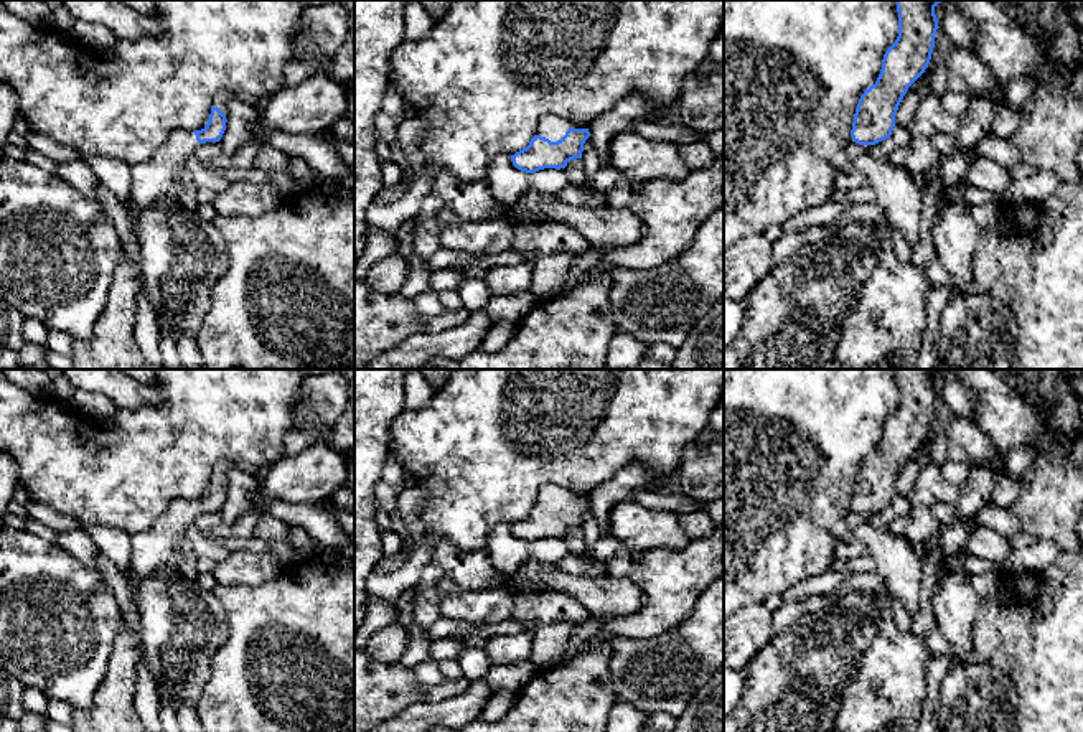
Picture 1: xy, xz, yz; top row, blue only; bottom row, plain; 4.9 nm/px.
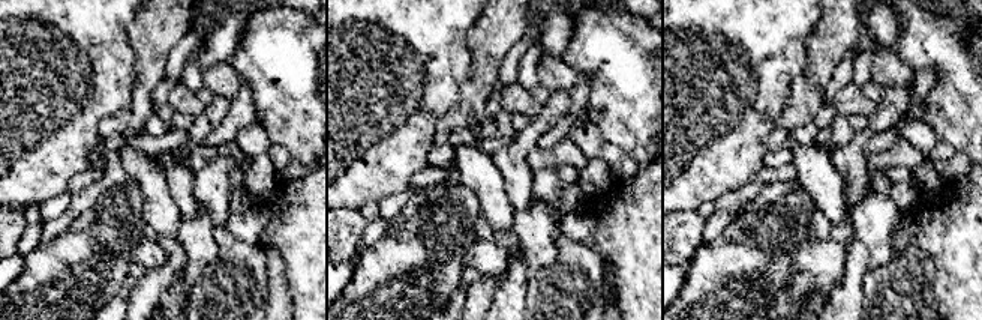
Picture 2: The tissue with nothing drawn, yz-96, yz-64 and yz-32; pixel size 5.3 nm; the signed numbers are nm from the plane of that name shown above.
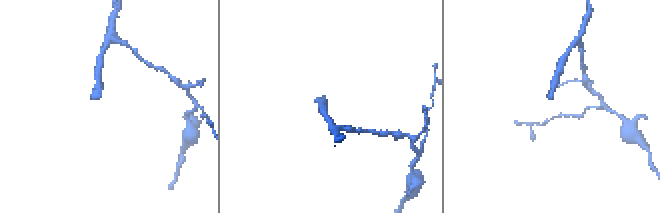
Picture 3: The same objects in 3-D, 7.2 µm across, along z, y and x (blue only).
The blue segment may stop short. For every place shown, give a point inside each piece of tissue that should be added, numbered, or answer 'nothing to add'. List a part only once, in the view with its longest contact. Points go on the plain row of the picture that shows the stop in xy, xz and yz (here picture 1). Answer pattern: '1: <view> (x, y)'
1: xz (549, 495)

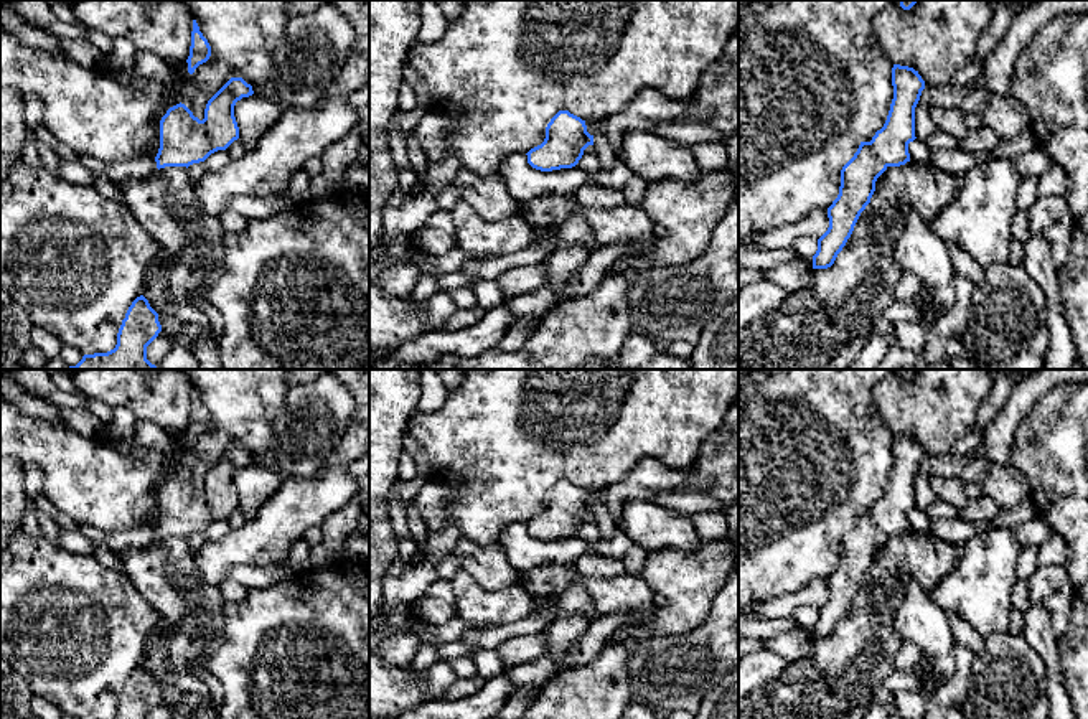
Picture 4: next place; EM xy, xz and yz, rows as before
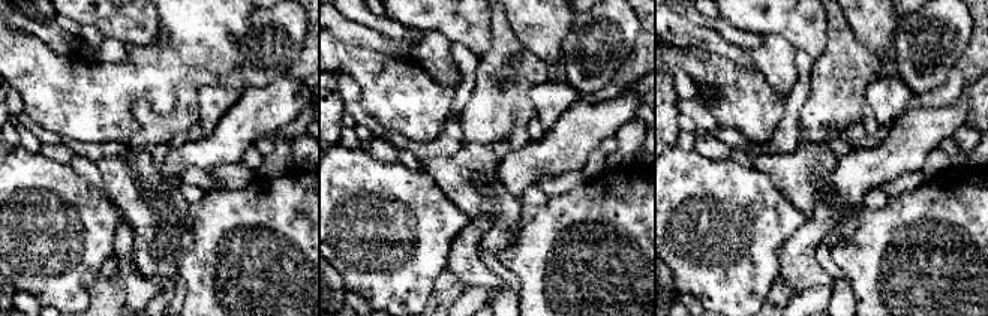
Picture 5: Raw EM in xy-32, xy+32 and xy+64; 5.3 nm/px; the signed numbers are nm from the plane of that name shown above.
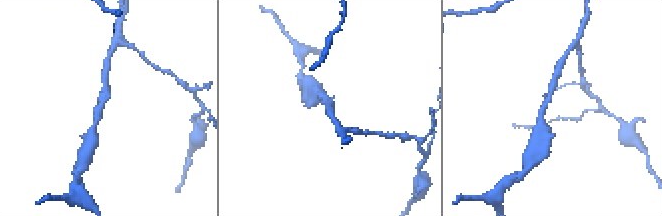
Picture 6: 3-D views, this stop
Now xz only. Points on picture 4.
nothing to add

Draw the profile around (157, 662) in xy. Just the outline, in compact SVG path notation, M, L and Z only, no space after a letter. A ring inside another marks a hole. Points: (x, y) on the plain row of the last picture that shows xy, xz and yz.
M160 627L160 643L150 646L143 658L143 666L148 670L150 676L157 683L171 684L183 693L190 694L193 699L201 699L209 694L203 681L195 674L178 673L168 656L168 640L171 637L170 628Z

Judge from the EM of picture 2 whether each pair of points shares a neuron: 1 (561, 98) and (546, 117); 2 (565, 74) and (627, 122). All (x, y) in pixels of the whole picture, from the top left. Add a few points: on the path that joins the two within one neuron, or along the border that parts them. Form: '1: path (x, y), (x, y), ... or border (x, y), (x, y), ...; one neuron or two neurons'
1: path (558, 102), (550, 113); one neuron
2: border (561, 59), (579, 74); two neurons

